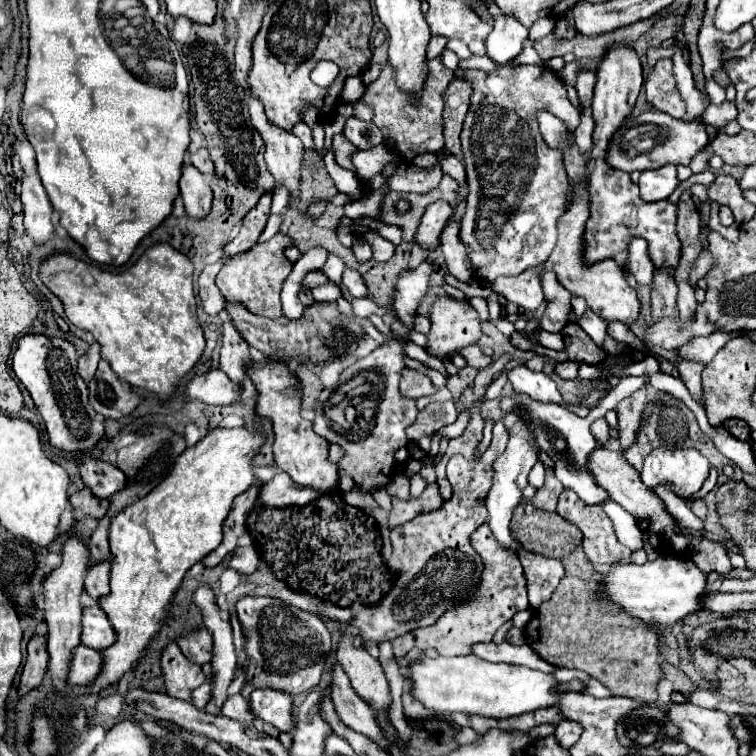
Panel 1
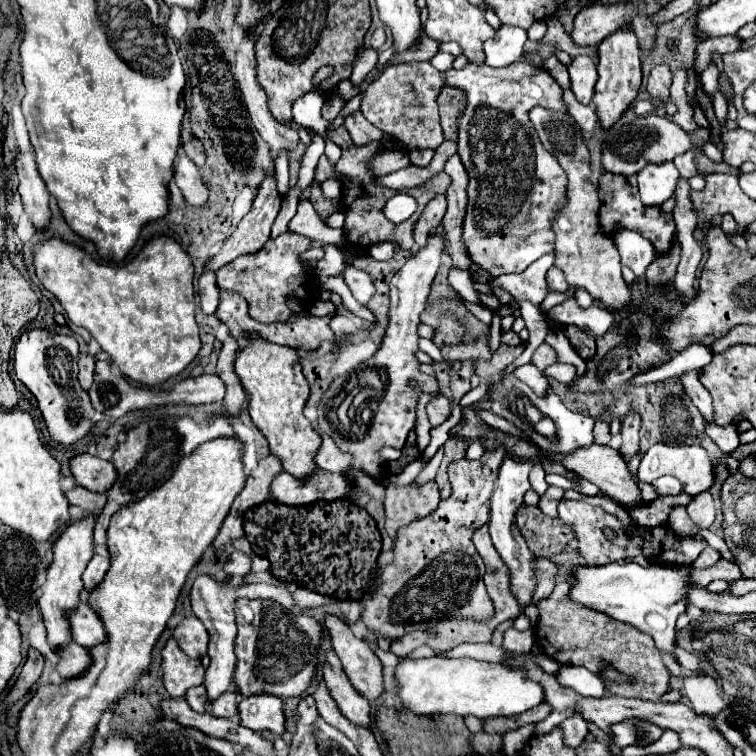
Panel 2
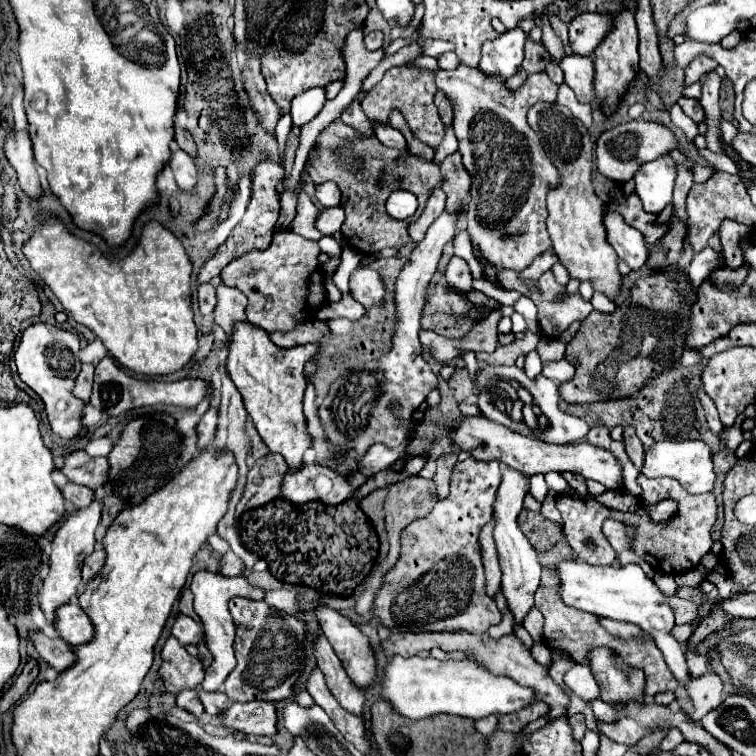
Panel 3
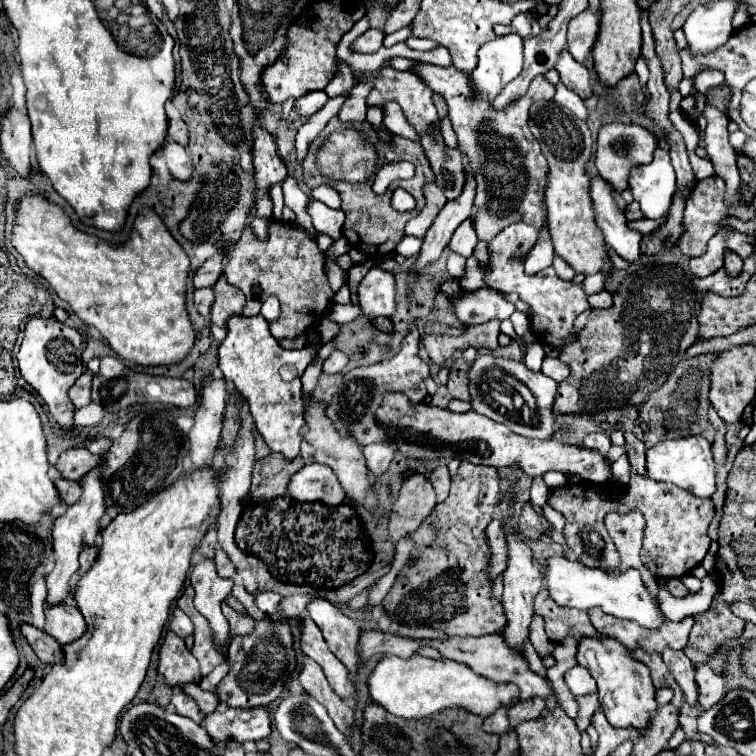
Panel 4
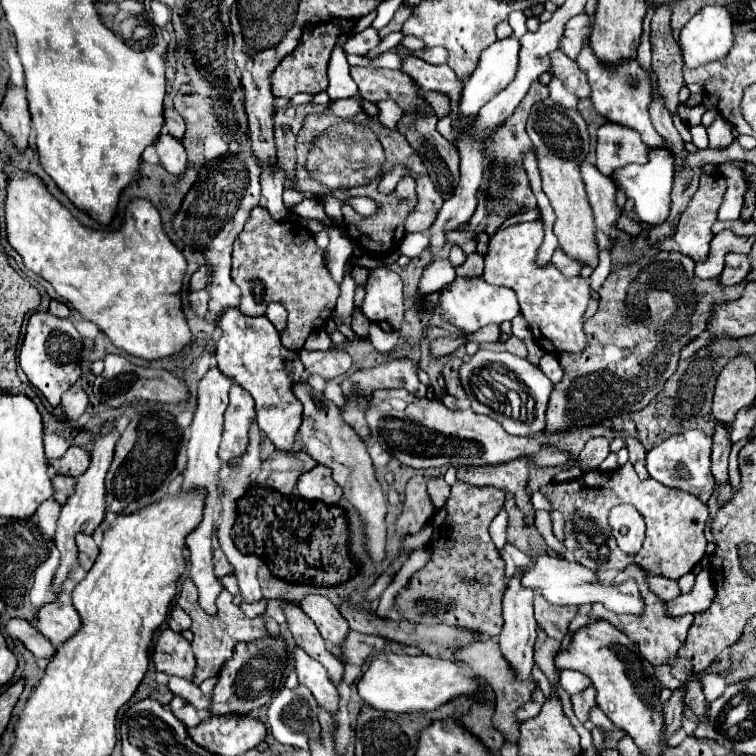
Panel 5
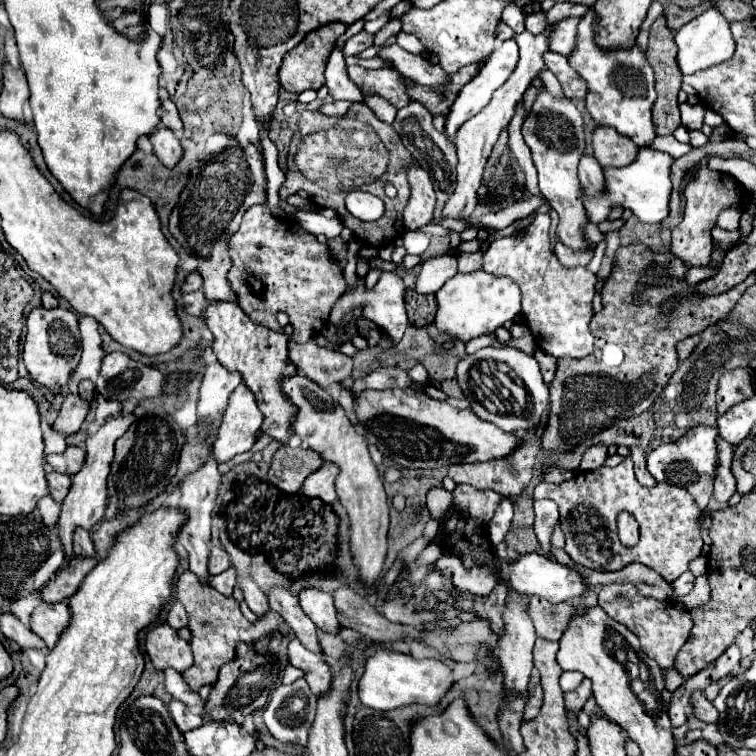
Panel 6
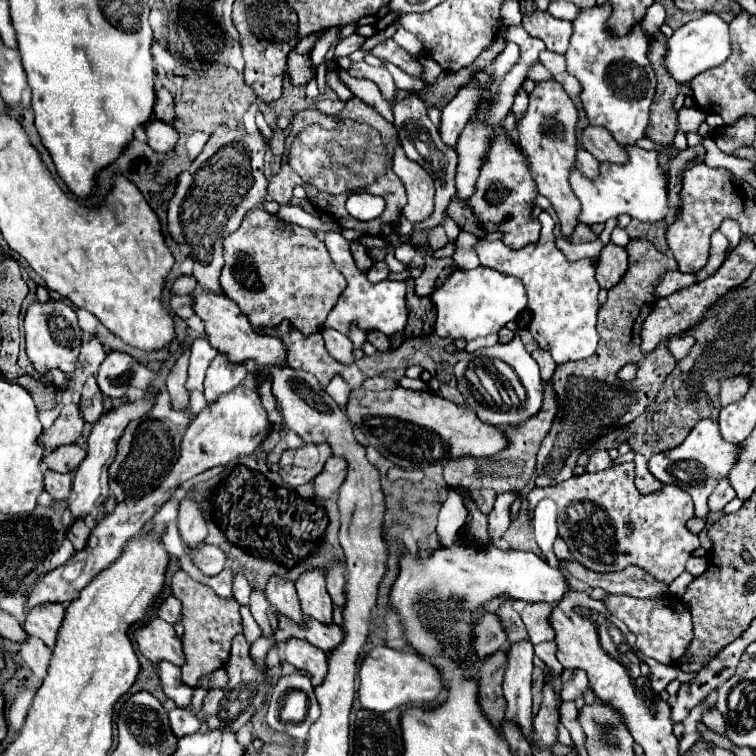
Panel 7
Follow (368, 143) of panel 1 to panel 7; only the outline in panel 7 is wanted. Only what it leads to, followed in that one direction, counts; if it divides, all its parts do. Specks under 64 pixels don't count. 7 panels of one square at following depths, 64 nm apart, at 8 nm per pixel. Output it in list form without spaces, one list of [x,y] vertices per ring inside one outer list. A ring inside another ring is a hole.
[[[320,98],[314,100],[314,108],[318,108],[324,114],[338,114],[344,108],[342,100],[328,100],[328,98]]]

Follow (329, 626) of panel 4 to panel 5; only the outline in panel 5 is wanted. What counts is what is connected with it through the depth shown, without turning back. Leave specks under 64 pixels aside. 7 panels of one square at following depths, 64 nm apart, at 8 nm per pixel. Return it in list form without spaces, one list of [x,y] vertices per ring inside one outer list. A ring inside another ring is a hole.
[[[310,594],[300,602],[300,608],[314,620],[314,624],[318,626],[320,634],[324,640],[328,640],[334,648],[346,638],[348,634],[348,624],[346,620],[340,616],[338,608],[324,596],[316,596]]]

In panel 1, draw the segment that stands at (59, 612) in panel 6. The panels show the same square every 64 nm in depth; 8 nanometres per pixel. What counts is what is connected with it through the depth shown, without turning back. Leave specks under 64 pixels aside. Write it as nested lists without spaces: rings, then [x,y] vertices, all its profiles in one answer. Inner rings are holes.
[[[90,606],[82,610],[82,634],[80,640],[84,646],[94,650],[104,650],[110,644],[114,644],[116,634],[112,626],[108,624],[106,614],[100,610],[100,606]]]

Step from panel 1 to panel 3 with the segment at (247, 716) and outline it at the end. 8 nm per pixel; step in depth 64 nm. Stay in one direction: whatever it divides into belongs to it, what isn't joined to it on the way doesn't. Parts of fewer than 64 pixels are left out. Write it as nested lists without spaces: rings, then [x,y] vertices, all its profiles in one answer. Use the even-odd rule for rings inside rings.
[[[196,688],[196,692],[200,692],[200,702],[204,704],[204,710],[208,714],[212,714],[212,716],[222,714],[230,706],[230,700],[220,690],[216,690],[216,692],[204,692],[202,688]]]

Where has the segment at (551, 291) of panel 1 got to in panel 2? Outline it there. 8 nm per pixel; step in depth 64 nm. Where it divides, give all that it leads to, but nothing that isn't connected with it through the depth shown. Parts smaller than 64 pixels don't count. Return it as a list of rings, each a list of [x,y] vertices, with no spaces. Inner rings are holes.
[[[552,266],[546,274],[546,282],[548,282],[548,288],[550,290],[560,290],[560,292],[566,292],[568,290],[568,282],[564,280],[564,272],[560,272],[560,268]]]

